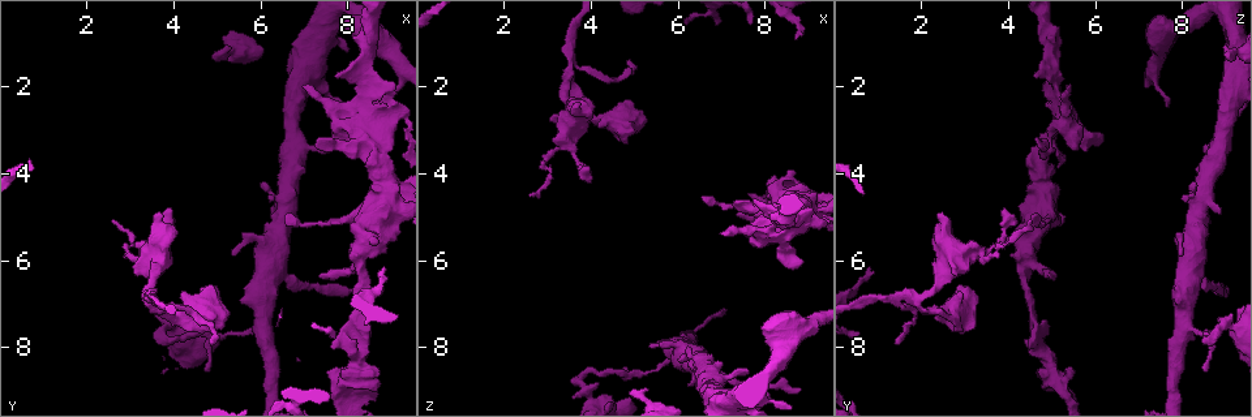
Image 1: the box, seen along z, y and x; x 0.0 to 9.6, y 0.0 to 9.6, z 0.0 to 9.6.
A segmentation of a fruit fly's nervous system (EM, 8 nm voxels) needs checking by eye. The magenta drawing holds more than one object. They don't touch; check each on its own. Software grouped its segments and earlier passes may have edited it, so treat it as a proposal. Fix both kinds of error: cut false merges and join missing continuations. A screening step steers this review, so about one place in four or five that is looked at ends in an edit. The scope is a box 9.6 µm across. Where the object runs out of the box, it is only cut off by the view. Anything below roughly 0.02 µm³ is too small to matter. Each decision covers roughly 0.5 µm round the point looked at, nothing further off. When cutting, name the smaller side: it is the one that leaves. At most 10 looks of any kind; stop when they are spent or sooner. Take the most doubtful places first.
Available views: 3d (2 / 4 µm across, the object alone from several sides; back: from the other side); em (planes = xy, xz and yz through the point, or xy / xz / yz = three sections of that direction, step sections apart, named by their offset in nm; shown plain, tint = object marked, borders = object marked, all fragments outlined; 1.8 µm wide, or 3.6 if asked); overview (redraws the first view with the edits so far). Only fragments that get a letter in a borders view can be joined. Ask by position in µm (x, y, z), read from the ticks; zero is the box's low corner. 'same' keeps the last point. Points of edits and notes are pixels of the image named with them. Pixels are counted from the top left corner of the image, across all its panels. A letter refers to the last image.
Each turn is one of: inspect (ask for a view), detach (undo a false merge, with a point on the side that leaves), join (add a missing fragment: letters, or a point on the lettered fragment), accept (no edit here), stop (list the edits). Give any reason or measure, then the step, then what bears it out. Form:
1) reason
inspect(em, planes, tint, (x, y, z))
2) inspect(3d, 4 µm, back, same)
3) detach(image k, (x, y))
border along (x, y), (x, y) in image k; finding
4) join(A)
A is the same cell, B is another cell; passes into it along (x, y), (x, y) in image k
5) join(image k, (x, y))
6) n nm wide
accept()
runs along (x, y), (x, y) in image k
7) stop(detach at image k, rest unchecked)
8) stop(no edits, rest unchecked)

a narrow waist
inspect(em, 3.6 µm, xz, step 4, tint, (8.80, 4.60, 4.55))

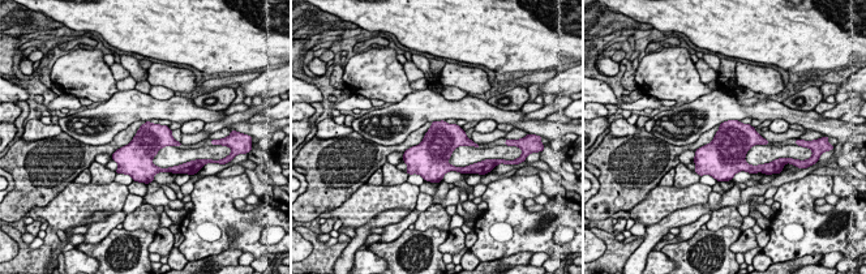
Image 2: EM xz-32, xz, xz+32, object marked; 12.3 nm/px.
inspect(em, 3.6 µm, planes, tint, same)

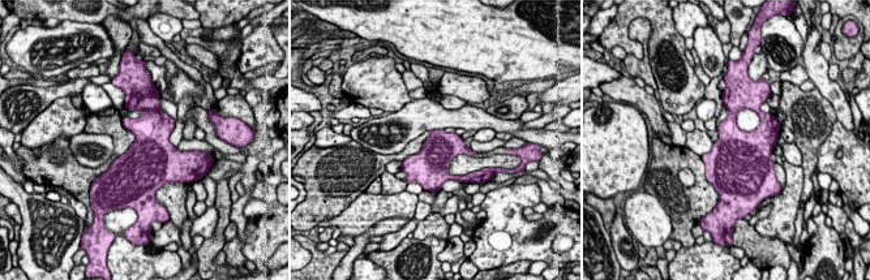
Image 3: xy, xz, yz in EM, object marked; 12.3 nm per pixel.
what lies round it
inspect(em, 3.6 µm, planes, borders, same)

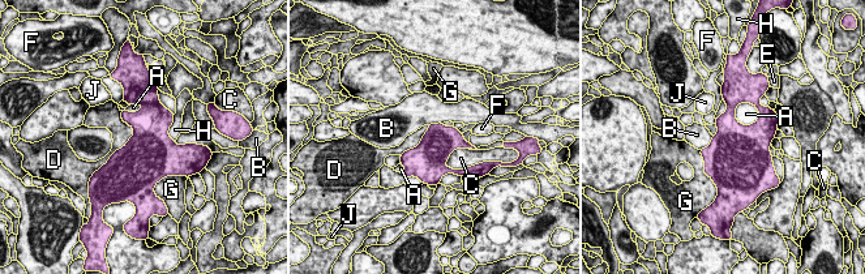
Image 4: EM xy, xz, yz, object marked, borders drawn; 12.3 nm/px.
400 nm wide
accept()
A, B, C, D, E, F, G, H and J are other cells; border along (121, 111), (133, 135), (105, 163) in image 4; one neuron here

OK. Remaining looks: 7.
abrupt turn
inspect(3d, 4 µm, (8.45, 2.10, 5.05))

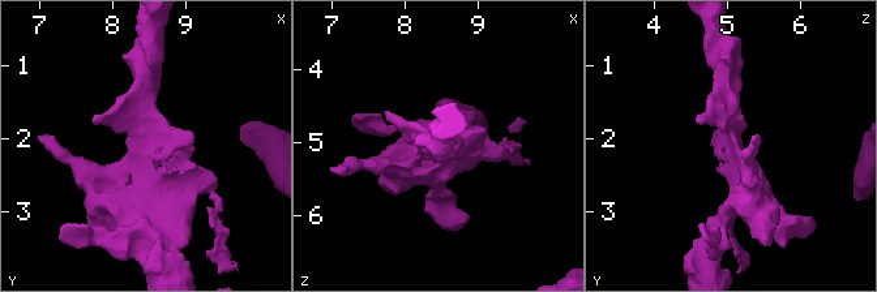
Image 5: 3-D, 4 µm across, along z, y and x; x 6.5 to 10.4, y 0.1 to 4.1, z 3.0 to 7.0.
inspect(em, xy, step 16, tint, (8.50, 2.15, 5.15))

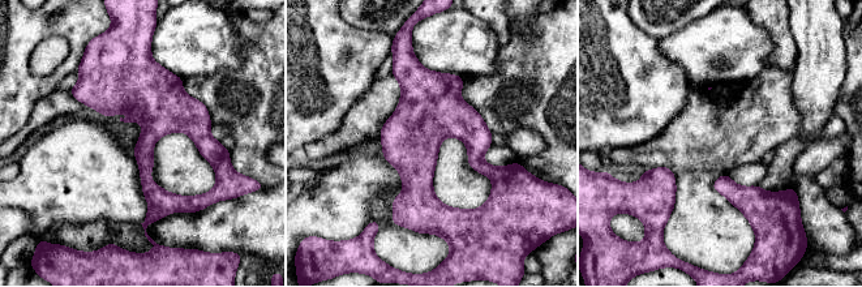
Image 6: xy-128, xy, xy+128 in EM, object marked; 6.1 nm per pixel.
inspect(em, planes, borders, same)

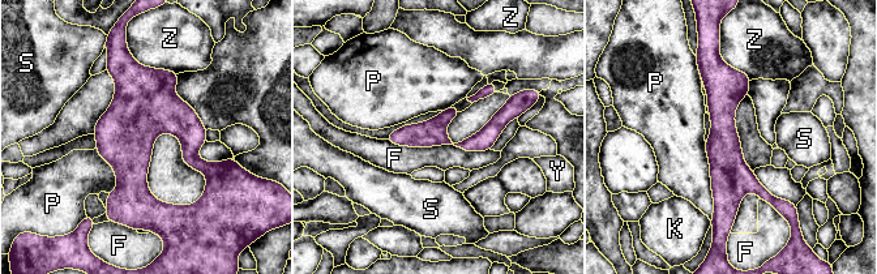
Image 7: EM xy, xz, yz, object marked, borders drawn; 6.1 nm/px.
160 nm wide
accept()
F, K, P, S, Y and Z are other cells; all the same neuron

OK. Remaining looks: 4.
branch stops here
inspect(3d, 2 µm, (7.35, 6.35, 4.90))

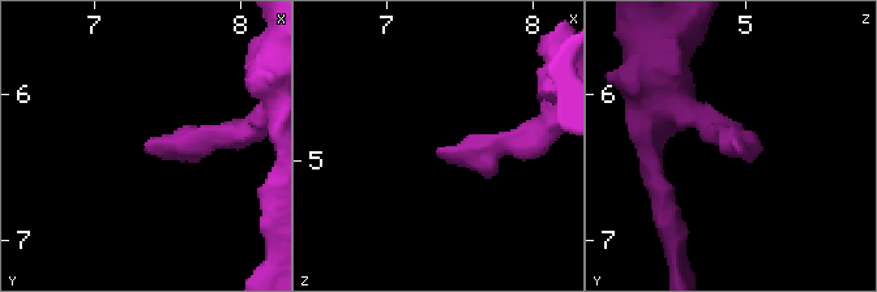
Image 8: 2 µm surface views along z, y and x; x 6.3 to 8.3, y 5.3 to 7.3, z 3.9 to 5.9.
need the tissue
inspect(em, xy, step 8, tint, (7.38, 6.30, 4.90))

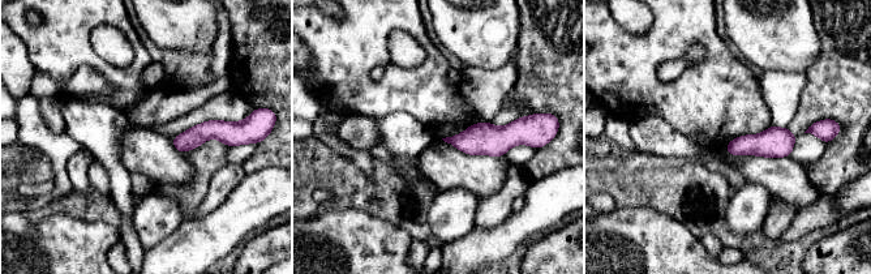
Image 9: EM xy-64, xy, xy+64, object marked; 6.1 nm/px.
what lies round it
inspect(em, xy, step 8, borders, same)

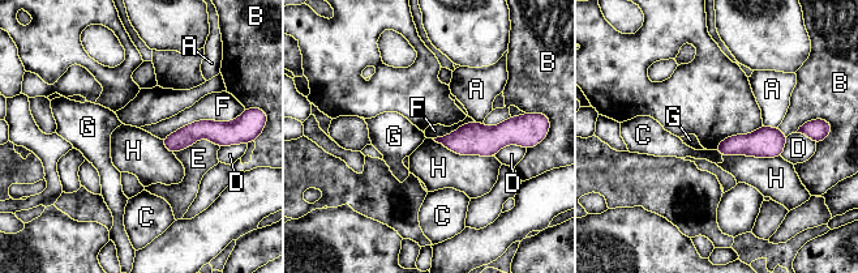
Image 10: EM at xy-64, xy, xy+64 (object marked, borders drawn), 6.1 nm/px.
accept()
A, B, C, D, E, F, G and H are other cells; runs along (214, 124), (167, 143) in image 10; none of them fits

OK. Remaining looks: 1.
stop(no edits, rest unchecked)

